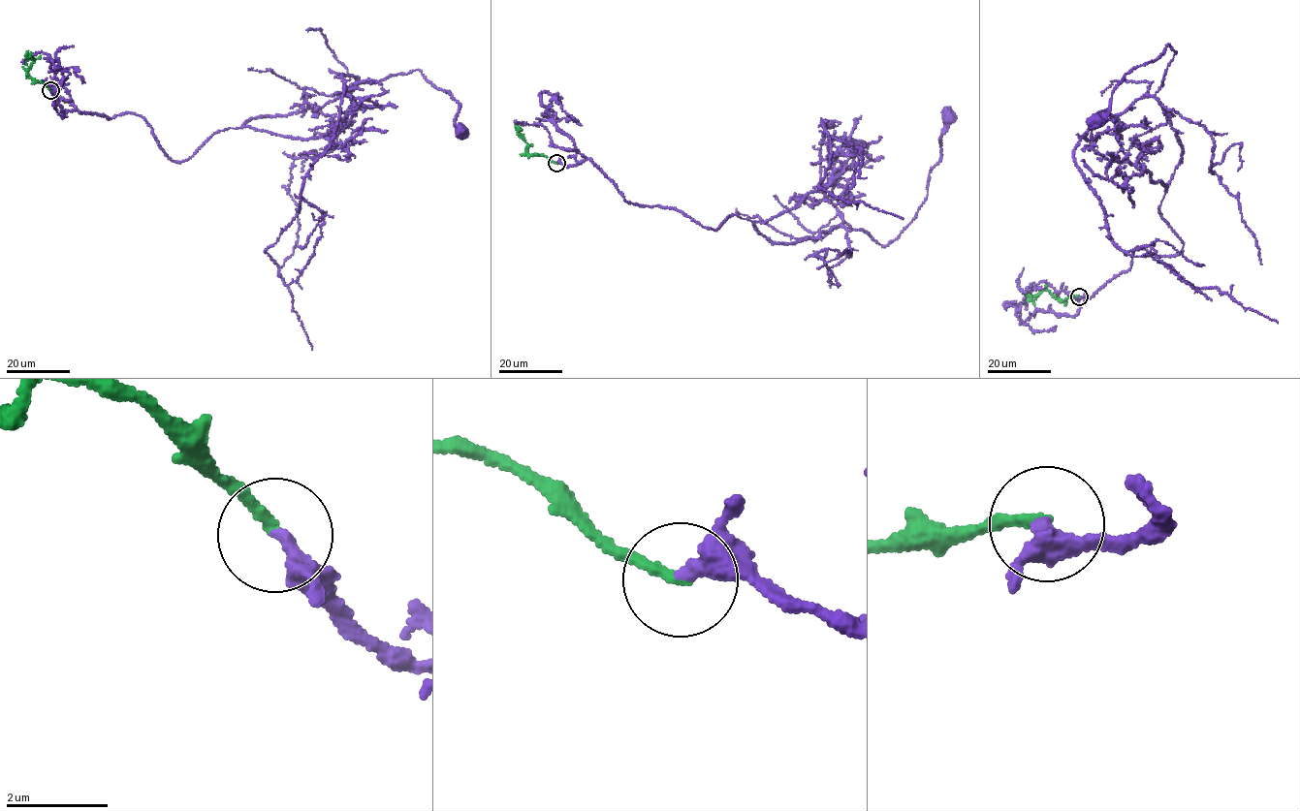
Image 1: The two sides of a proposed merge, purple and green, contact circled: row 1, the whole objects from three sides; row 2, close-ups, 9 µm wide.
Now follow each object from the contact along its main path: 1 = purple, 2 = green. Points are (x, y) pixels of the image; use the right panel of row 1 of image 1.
1: (1079, 296), (1137, 246), (1183, 248), (1158, 210), (1184, 152), (1155, 95), (1169, 44), (1096, 123)
2: (1079, 296), (1062, 301), (1046, 290), (1031, 296), (1034, 304)

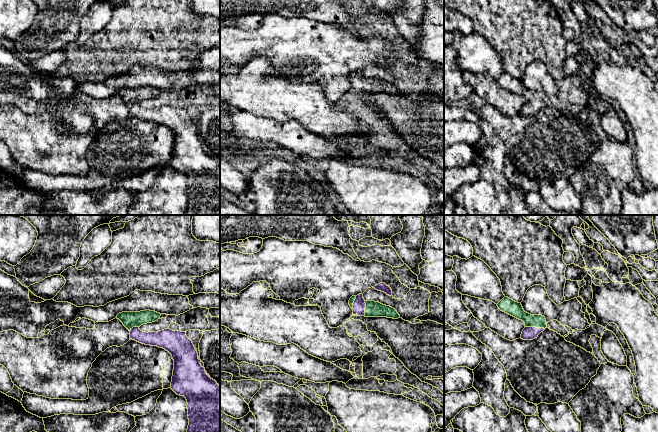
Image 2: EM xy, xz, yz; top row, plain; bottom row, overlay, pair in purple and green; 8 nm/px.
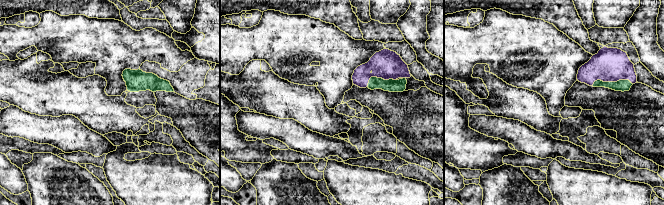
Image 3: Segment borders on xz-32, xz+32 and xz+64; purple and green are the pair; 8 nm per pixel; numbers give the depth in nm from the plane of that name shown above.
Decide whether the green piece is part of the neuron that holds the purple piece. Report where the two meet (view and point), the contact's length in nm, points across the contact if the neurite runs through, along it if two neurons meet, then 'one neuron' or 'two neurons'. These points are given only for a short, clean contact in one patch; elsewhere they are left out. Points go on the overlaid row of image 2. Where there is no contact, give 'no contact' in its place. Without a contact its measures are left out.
contact yz (535, 327); length 160 nm; way yz (529, 333), (535, 327), (515, 309); one neuron

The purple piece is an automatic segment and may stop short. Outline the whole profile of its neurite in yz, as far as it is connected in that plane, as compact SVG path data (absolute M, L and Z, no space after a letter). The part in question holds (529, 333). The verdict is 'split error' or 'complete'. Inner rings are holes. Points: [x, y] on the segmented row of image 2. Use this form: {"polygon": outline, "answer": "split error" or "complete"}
{"polygon": "M504 297L498 304L498 308L519 319L525 323L525 328L522 331L521 339L533 340L545 330L547 322L542 315L531 315L524 311L521 303L515 302L508 297Z", "answer": "split error"}

